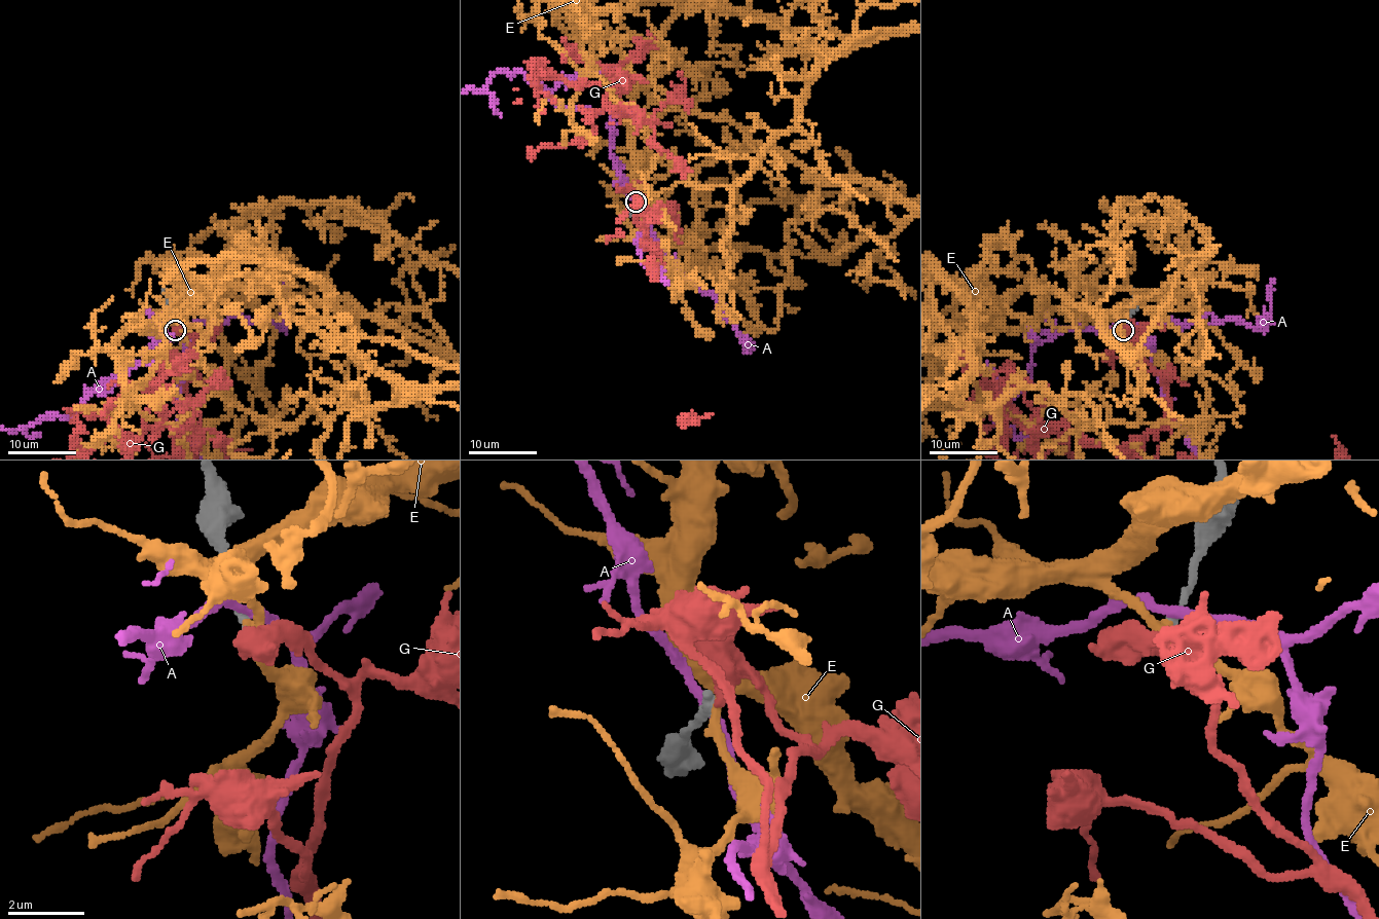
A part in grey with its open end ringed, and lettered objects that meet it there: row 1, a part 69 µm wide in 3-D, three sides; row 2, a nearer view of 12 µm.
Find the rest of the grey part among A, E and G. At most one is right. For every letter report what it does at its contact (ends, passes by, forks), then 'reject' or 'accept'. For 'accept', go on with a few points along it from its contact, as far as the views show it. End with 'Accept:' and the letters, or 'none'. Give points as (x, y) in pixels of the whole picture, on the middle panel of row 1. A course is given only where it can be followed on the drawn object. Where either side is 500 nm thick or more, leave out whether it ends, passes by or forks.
A: it passes by | reject
E: it passes by | reject
G: it passes by | reject
Accept: none

